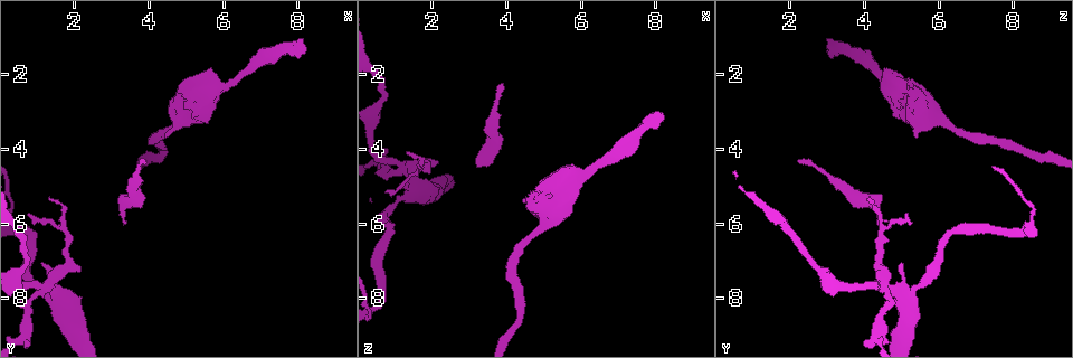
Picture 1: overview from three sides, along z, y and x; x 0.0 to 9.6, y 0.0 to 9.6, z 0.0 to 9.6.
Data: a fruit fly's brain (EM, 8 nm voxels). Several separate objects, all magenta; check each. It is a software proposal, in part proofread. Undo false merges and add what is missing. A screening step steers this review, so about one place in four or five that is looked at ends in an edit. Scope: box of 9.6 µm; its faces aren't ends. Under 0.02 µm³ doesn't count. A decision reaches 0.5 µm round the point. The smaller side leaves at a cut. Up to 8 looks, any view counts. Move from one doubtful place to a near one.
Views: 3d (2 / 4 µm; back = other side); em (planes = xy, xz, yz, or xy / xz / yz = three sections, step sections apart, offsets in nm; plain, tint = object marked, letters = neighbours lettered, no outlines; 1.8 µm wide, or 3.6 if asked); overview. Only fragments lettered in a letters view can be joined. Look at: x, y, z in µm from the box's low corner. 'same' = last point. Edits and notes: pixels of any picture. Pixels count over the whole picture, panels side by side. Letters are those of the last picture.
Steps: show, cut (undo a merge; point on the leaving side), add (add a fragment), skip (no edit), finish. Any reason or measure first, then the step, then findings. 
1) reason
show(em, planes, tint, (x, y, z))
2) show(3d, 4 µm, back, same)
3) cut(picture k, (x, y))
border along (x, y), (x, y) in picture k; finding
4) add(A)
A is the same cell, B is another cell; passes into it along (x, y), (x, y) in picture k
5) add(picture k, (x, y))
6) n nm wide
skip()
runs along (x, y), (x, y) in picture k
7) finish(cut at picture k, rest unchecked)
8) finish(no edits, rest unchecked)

looks like a crossing
show(em, yz, step 16, plain, (1.30, 7.75, 4.55))

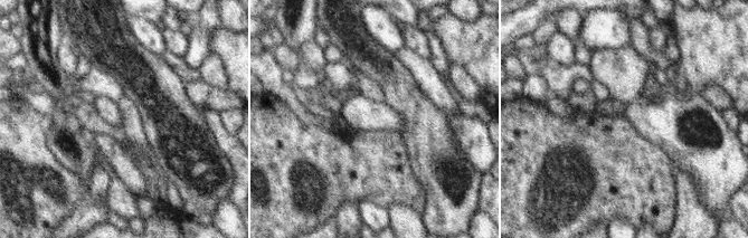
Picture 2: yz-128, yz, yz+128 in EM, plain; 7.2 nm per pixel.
what lies round it
show(em, yz, step 16, letters, same)

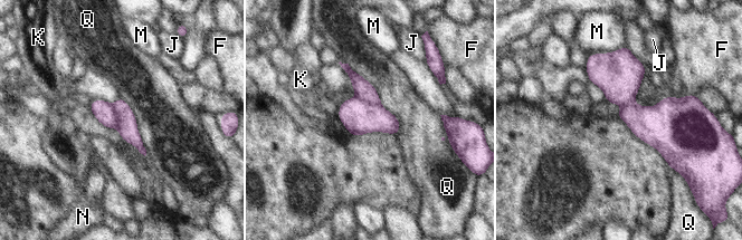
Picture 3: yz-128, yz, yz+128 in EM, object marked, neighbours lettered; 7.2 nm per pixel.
Q touches over 700 nm
cut(picture 3, (365, 90))
F, J, K, M, N and Q are other cells; the part that leaves runs along (120, 101), (129, 133), (142, 150) in picture 3; a second cell is stuck on

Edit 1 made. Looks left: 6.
show(overview)

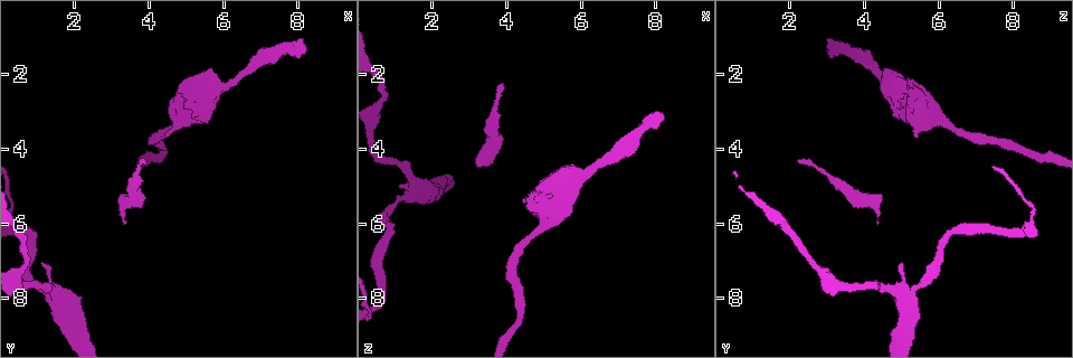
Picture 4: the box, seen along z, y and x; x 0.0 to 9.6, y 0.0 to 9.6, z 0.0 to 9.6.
an open end
show(3d, 2 µm, (3.35, 6.10, 4.35))

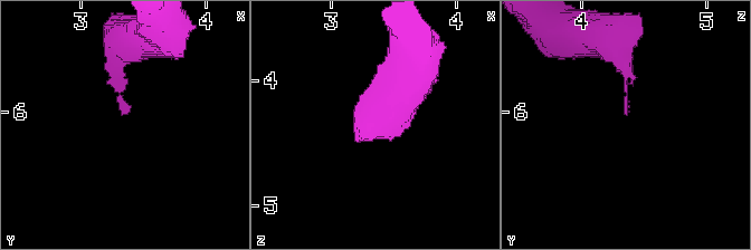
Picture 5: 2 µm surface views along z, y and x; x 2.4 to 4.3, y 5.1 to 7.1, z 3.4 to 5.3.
show(em, 3.6 µm, xz, step 4, tint, (3.34, 6.04, 4.34))

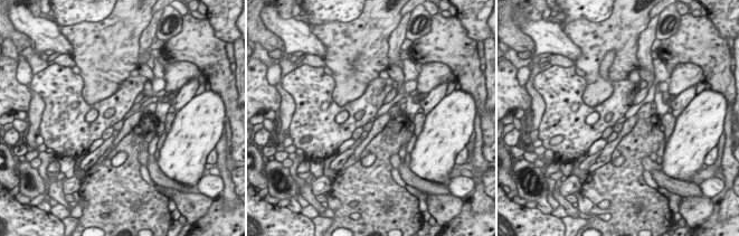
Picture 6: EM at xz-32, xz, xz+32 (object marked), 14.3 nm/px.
another direction
show(em, 3.6 µm, yz, step 4, letters, same)

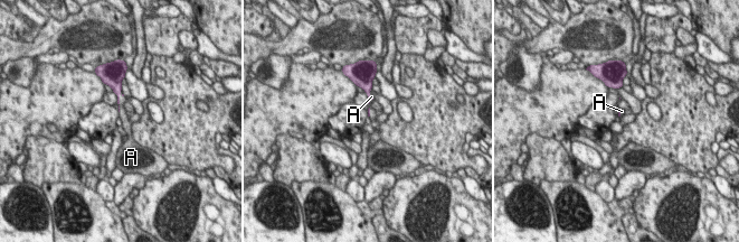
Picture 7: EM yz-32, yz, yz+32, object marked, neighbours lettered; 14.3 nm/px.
add(A)
A is the same cell; passes into it along (116, 84), (119, 101), (123, 115) in picture 7; it goes on there

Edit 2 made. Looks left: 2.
finish(cut at picture 3, add at picture 7, rest unchecked)

